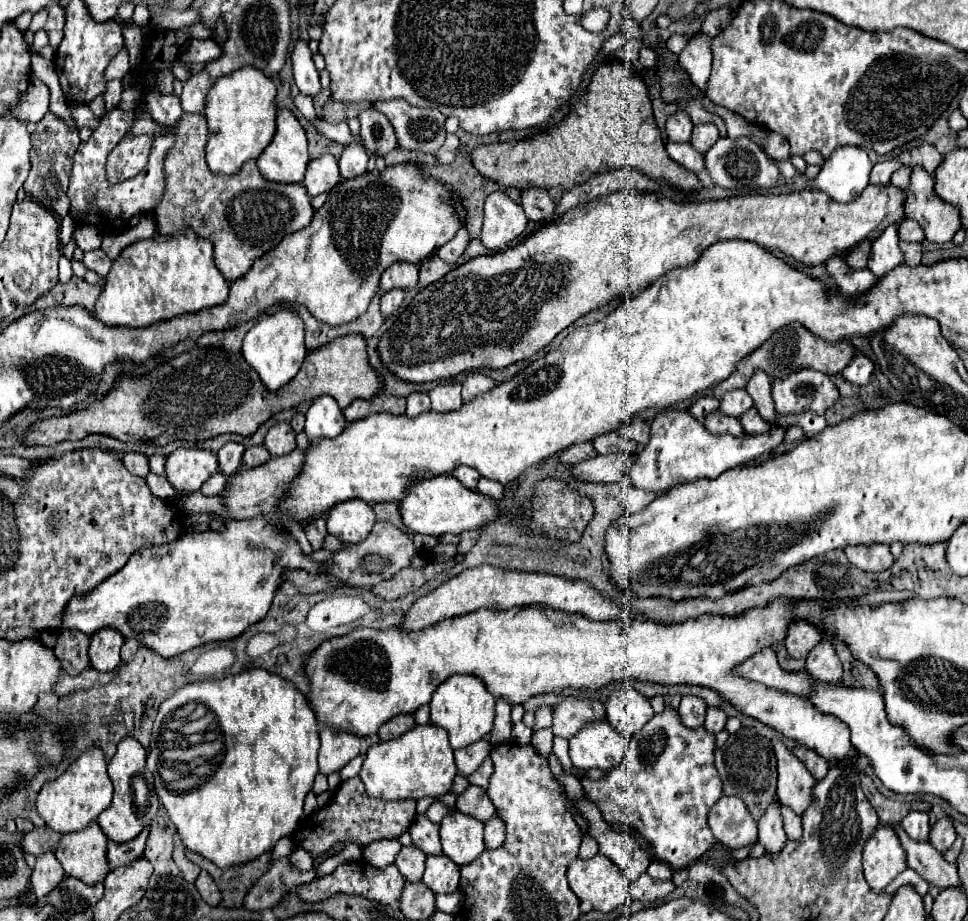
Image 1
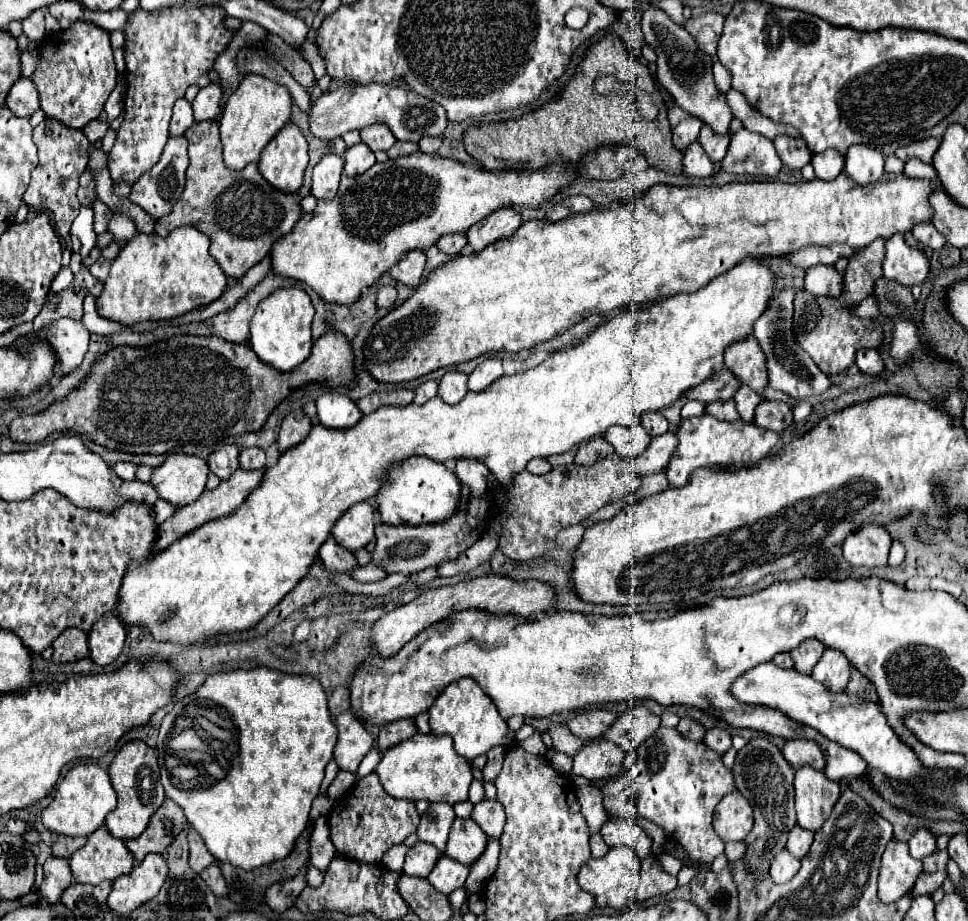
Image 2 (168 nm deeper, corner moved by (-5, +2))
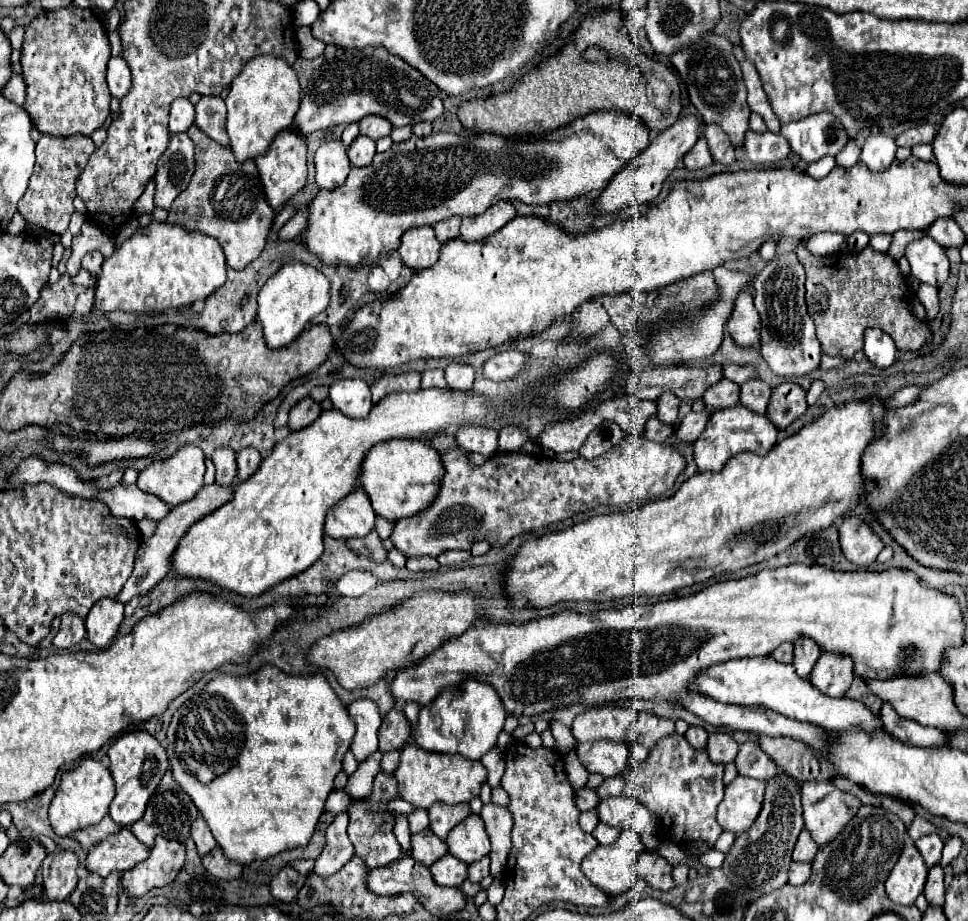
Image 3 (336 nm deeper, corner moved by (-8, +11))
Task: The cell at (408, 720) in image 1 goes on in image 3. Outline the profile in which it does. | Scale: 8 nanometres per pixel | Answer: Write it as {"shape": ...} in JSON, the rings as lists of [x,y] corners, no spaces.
{"shape":[[[392,709],[384,719],[378,733],[380,751],[394,751],[400,749],[412,737],[412,725],[404,717],[400,709]]]}

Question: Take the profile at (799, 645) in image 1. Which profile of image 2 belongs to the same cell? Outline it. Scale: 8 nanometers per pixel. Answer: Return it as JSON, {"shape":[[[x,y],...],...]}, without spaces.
{"shape":[[[805,640],[801,642],[793,652],[791,658],[795,662],[795,668],[801,670],[801,674],[811,674],[813,666],[817,664],[817,660],[821,658],[825,646],[819,640]]]}

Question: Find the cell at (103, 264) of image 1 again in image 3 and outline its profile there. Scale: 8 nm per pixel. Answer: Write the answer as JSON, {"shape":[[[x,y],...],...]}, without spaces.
{"shape":[[[92,251],[92,253],[88,253],[88,255],[82,259],[82,267],[84,267],[84,269],[88,269],[92,275],[100,275],[102,261],[104,261],[102,253],[98,253],[98,251]]]}

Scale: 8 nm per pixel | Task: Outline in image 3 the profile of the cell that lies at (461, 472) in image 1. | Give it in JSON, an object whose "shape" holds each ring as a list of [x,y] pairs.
{"shape":[[[462,427],[456,433],[456,441],[466,453],[480,453],[488,459],[492,457],[492,453],[496,453],[498,433],[486,427]]]}

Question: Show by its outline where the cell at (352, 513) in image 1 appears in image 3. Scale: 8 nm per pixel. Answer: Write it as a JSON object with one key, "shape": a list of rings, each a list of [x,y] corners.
{"shape":[[[358,487],[328,513],[324,531],[336,539],[366,537],[374,529],[374,519],[376,513],[368,501],[368,495],[362,487]]]}

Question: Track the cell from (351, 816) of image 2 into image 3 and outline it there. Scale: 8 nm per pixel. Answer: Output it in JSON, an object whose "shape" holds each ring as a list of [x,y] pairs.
{"shape":[[[380,771],[376,777],[374,777],[374,785],[372,785],[372,793],[366,797],[366,799],[354,799],[348,807],[348,817],[350,817],[350,823],[348,823],[348,837],[354,845],[354,851],[356,855],[366,863],[366,867],[372,871],[372,869],[378,869],[378,867],[384,867],[396,859],[400,859],[400,845],[394,837],[394,825],[396,825],[396,813],[388,811],[386,805],[392,801],[392,799],[398,799],[398,783],[396,779],[390,775],[390,773],[384,773]]]}

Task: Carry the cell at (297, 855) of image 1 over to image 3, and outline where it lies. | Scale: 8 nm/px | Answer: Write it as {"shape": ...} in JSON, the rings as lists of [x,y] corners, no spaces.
{"shape":[[[338,813],[334,817],[332,825],[328,825],[324,851],[320,853],[320,857],[316,859],[316,865],[314,865],[314,871],[318,875],[328,877],[328,875],[336,873],[354,855],[354,847],[346,835],[346,825],[348,825],[346,813]]]}

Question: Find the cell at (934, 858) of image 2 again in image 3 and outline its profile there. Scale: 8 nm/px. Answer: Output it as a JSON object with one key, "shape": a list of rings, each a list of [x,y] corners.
{"shape":[[[936,863],[930,871],[928,871],[928,879],[926,879],[926,885],[924,885],[924,893],[926,893],[926,899],[930,905],[942,905],[944,903],[944,873],[942,873],[942,867],[940,863]]]}

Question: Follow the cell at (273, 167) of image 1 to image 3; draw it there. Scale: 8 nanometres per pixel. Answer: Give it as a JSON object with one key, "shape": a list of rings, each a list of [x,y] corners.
{"shape":[[[286,129],[286,131],[282,131],[282,133],[278,133],[274,137],[268,153],[264,153],[264,155],[260,155],[256,159],[256,165],[258,165],[258,171],[260,171],[260,179],[262,179],[262,185],[264,185],[266,199],[270,201],[270,205],[276,211],[280,211],[282,205],[294,193],[298,193],[304,187],[304,181],[306,181],[306,151],[308,151],[306,139],[302,135],[296,135],[292,129]]]}

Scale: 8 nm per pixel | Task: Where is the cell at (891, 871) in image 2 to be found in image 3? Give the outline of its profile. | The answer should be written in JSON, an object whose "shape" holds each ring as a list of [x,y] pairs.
{"shape":[[[906,841],[892,873],[886,879],[886,893],[890,901],[898,905],[914,905],[918,893],[924,889],[928,871],[924,871],[924,859],[920,857],[914,841]]]}

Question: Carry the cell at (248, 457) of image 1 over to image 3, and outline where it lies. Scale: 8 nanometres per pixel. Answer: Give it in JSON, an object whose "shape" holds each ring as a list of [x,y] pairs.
{"shape":[[[242,449],[242,451],[238,451],[238,455],[236,455],[238,477],[244,481],[250,475],[254,475],[256,469],[260,467],[260,461],[262,461],[262,457],[260,457],[260,453],[256,449]]]}

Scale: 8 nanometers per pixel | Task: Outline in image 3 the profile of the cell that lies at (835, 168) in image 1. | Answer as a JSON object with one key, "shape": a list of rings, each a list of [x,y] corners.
{"shape":[[[872,127],[870,135],[866,137],[866,141],[862,145],[860,161],[870,171],[884,171],[894,161],[894,153],[896,153],[894,139],[890,139],[880,129]]]}

